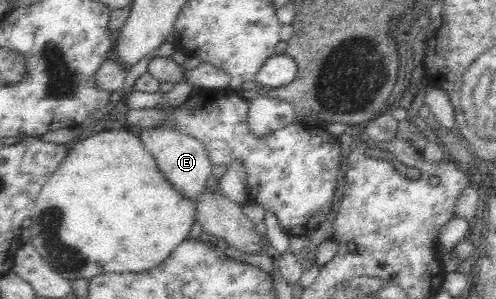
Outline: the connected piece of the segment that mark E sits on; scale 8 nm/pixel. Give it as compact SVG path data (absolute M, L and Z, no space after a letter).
M167 127L143 129L140 139L147 151L153 155L159 171L163 172L167 182L171 183L171 187L175 188L175 191L179 191L183 197L187 197L188 201L196 204L202 192L205 191L205 184L211 176L212 168L207 151L199 140L179 131L167 129Z

